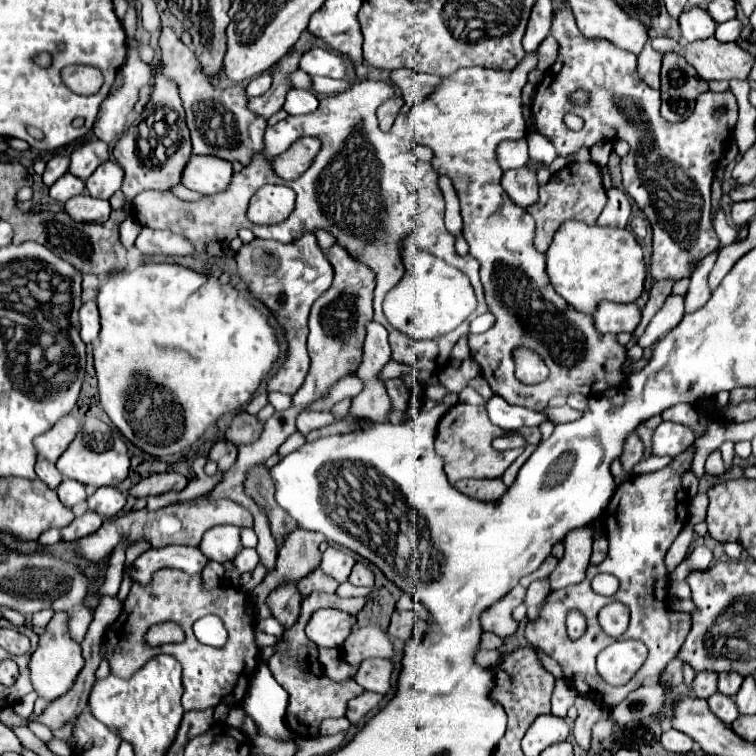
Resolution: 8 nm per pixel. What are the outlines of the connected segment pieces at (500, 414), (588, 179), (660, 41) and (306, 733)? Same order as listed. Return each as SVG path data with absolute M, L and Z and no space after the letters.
M497 394L487 400L485 408L487 408L489 420L503 430L517 430L521 426L539 426L541 422L547 420L541 412L521 408L521 406L515 406L515 404L507 404Z
M573 162L561 168L545 186L539 188L539 202L533 204L533 208L529 208L537 224L535 248L545 254L551 246L555 232L565 220L579 220L579 222L595 224L605 204L607 204L607 194L603 188L601 170L595 162Z
M659 36L659 38L655 38L655 40L651 42L651 46L653 46L657 52L661 52L661 54L665 54L665 52L675 52L675 54L683 56L683 58L697 70L697 74L699 74L703 80L747 78L747 76L749 76L749 70L751 70L751 66L753 66L753 62L755 62L755 58L753 58L749 52L741 50L735 42L725 44L725 42L719 42L719 40L715 40L715 38L705 38L705 40L697 40L697 42L693 42L693 44L683 44L683 42L679 42L679 40L669 38L669 36Z
M313 592L301 602L301 614L297 622L285 630L283 642L277 644L277 652L269 658L267 666L273 678L289 692L289 706L287 706L287 726L293 730L295 736L313 738L317 736L317 728L325 718L343 718L347 712L347 702L363 694L365 690L353 682L333 682L325 676L319 660L317 660L317 646L305 636L305 624L309 622L311 614L319 608L337 608L347 614L357 614L365 606L367 598L341 598L337 594L327 592Z

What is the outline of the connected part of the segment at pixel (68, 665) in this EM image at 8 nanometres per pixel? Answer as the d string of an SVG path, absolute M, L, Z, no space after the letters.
M55 612L53 620L47 624L45 636L39 636L39 646L31 654L31 660L29 660L29 678L37 696L47 702L61 698L73 688L75 678L79 676L81 668L83 668L81 648L75 642L71 642L67 634L67 616L63 612Z

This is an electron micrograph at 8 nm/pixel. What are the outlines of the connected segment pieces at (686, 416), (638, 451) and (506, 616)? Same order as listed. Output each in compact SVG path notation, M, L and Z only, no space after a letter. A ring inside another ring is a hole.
M675 404L673 408L667 408L663 414L661 414L663 420L669 420L669 422L681 422L681 424L689 424L697 436L705 434L705 426L701 426L697 422L697 410L689 404Z
M637 434L629 436L627 444L625 444L625 452L621 454L621 464L627 472L633 470L633 466L637 466L643 460L643 442Z
M515 586L509 594L505 594L493 606L485 608L485 612L481 614L483 632L493 632L501 638L511 636L517 630L517 622L511 618L511 612L523 602L523 596L525 596L525 588Z

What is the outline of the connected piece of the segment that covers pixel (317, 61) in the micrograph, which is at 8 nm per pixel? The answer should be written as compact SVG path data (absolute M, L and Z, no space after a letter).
M313 48L305 52L299 68L309 76L329 76L343 80L347 76L347 60L327 48Z

